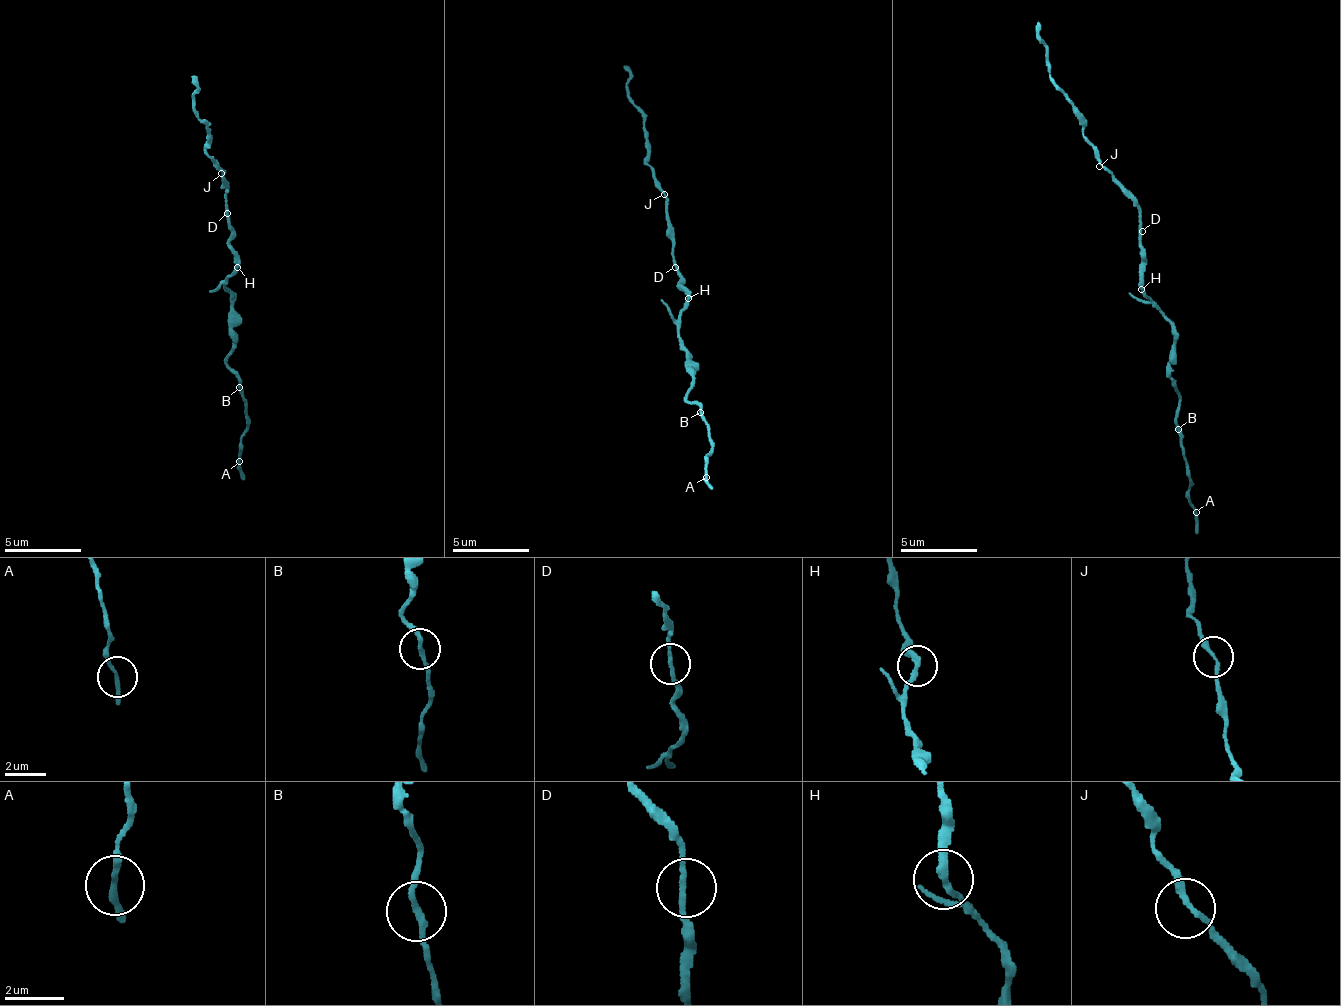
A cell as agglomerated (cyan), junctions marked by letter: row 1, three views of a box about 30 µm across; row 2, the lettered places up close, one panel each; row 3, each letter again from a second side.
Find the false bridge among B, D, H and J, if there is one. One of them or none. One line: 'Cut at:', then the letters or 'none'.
Cut at: none

